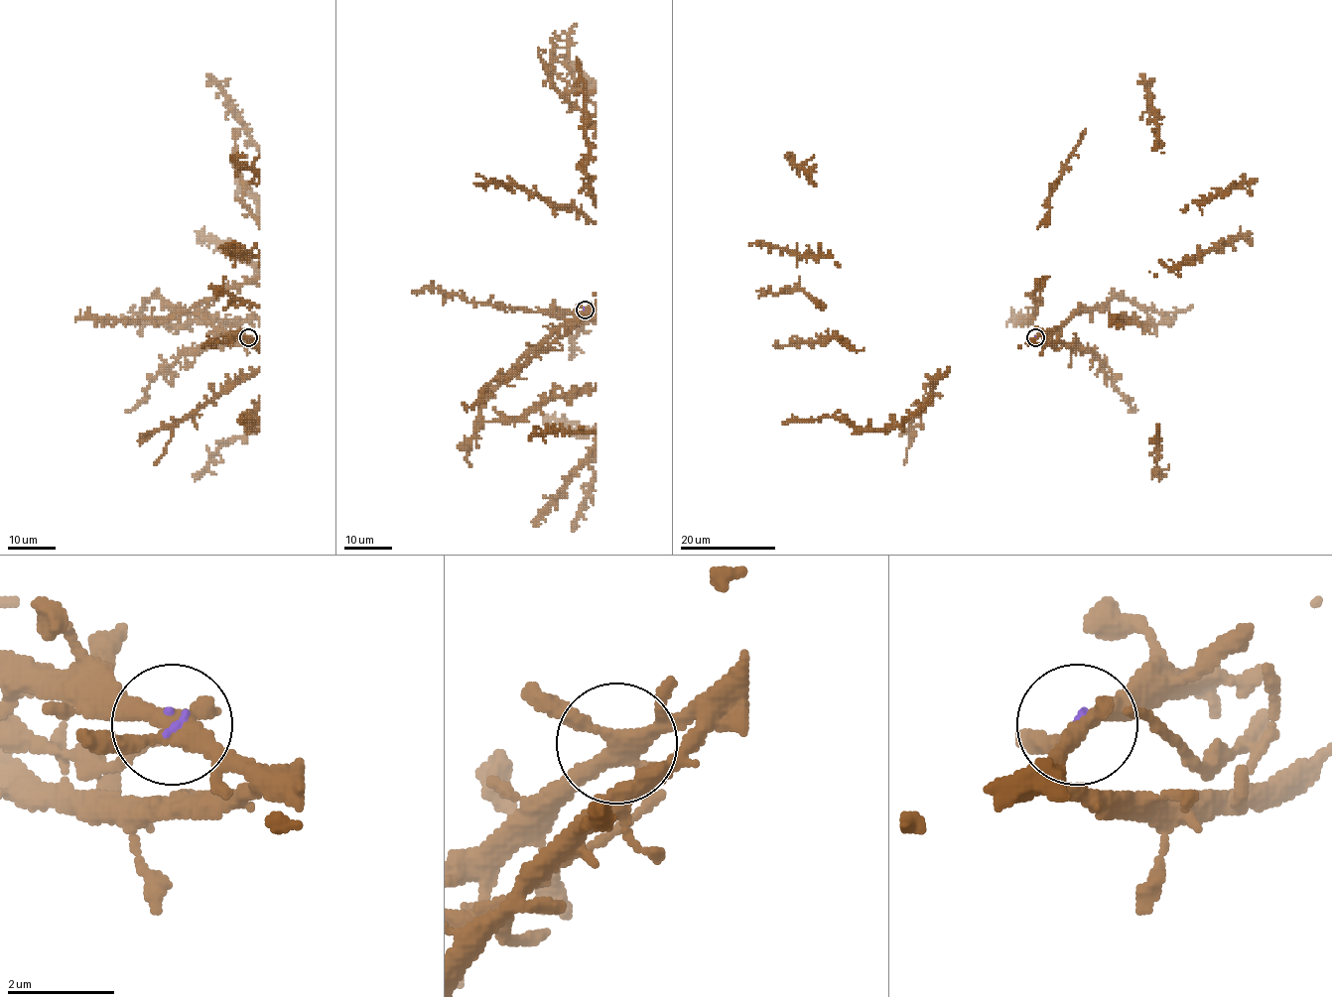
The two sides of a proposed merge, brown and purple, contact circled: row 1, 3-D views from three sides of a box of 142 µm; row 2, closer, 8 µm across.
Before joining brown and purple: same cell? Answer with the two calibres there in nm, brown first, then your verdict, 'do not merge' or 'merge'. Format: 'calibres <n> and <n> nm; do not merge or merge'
calibres 320 and 70 nm; do not merge

